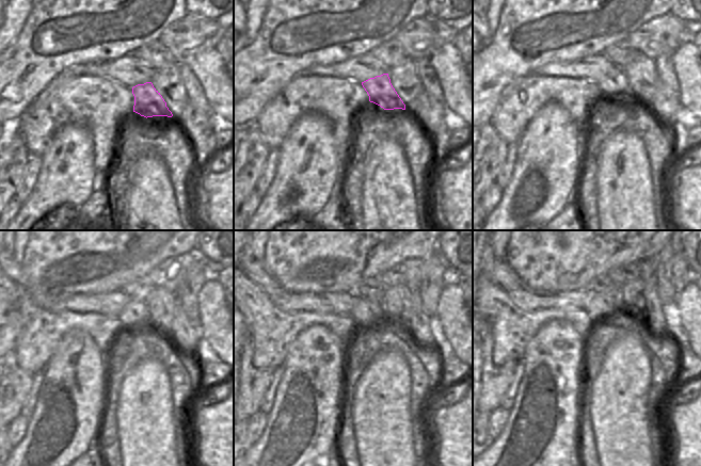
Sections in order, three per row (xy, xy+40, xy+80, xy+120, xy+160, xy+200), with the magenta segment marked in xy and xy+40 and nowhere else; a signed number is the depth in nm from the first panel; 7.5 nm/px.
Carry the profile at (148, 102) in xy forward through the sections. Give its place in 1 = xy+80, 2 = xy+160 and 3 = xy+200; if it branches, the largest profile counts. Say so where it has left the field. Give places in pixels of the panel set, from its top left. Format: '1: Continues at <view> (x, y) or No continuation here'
1: Continues at xy+80 (616, 82)
2: Continues at xy+160 (365, 312)
3: Continues at xy+200 (599, 306).

